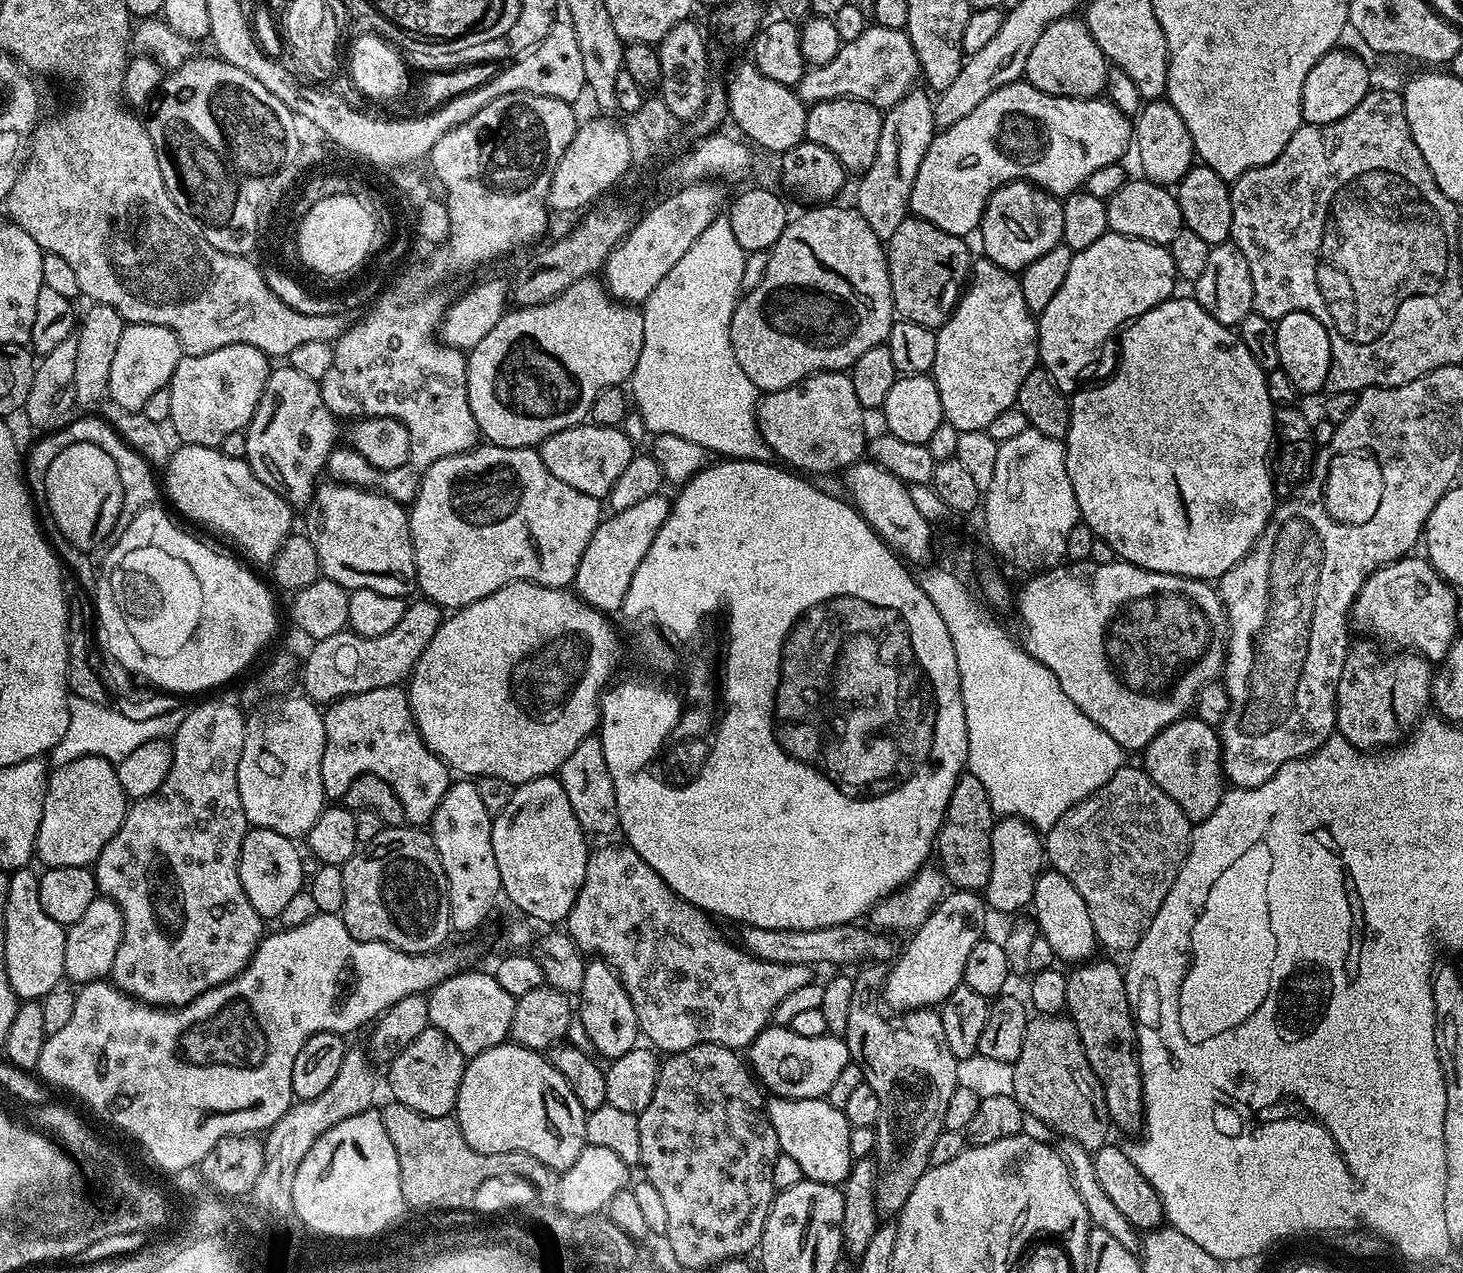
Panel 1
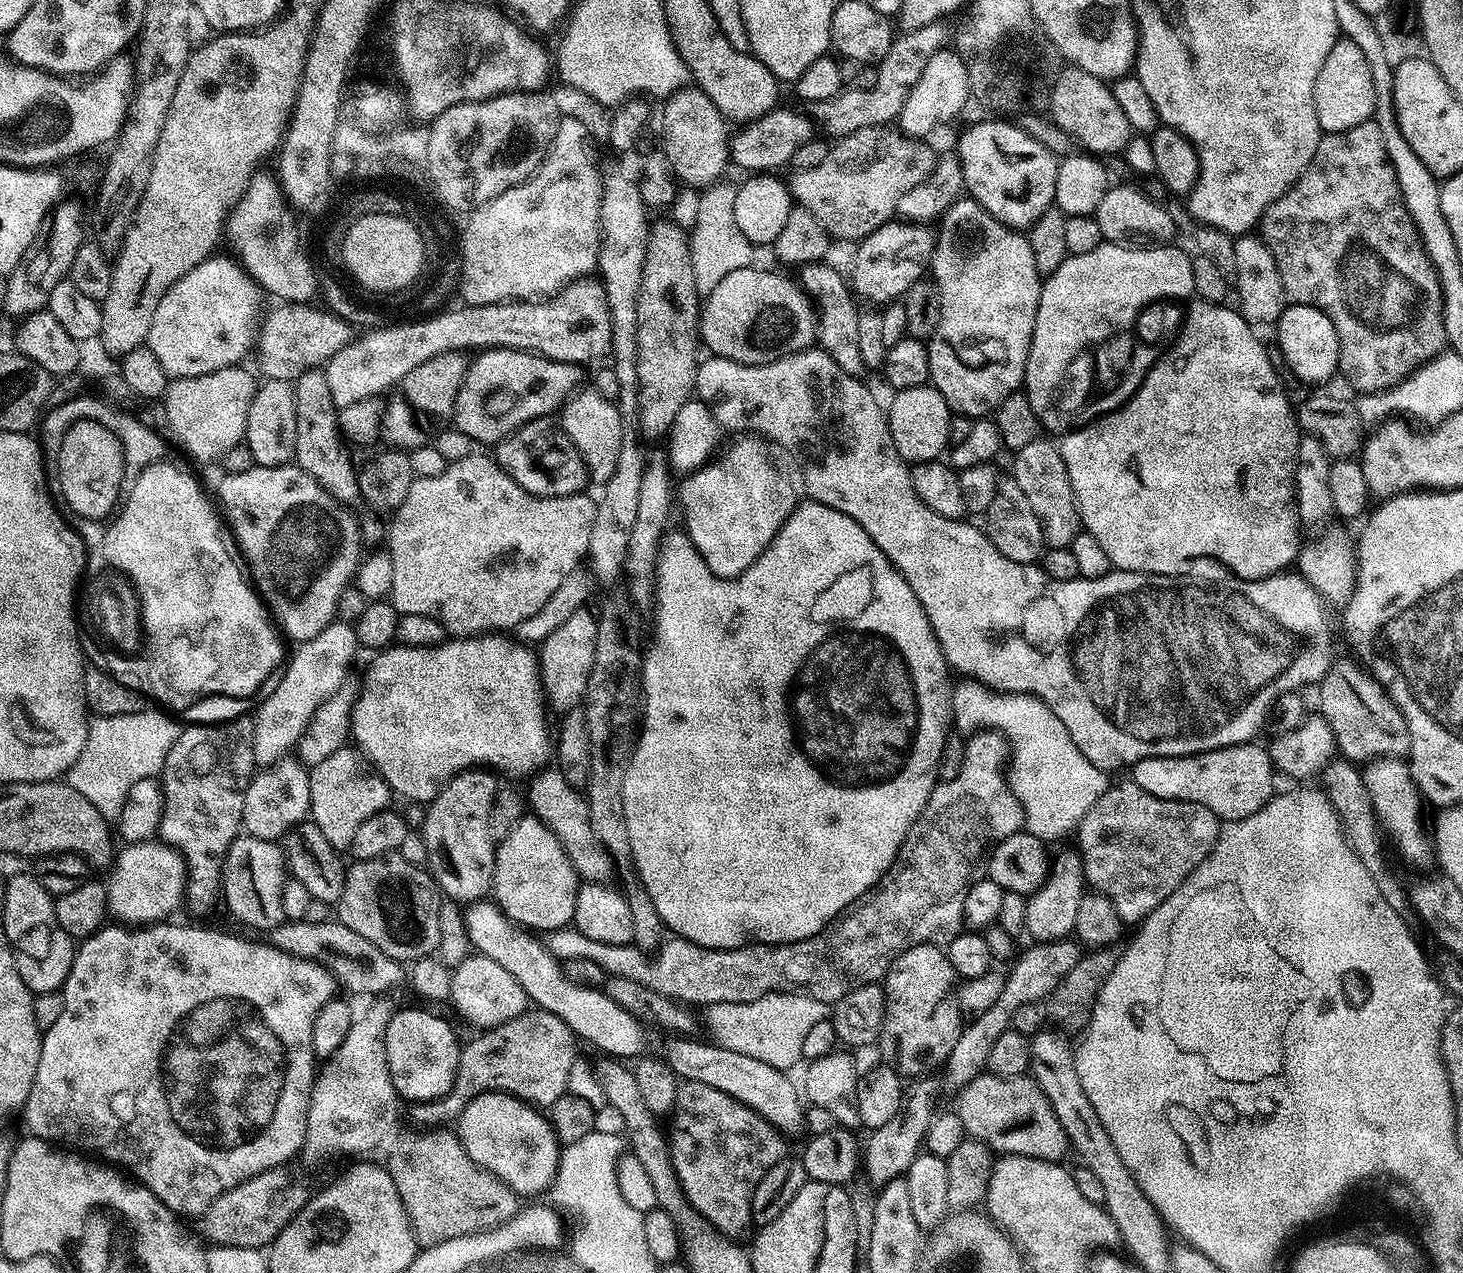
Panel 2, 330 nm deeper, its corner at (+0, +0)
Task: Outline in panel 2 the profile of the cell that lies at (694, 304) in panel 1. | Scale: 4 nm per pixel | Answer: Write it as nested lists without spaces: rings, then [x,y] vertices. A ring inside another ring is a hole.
[[[717,182],[709,184],[700,192],[700,201],[696,207],[696,219],[690,228],[692,245],[692,261],[694,262],[694,278],[698,282],[698,290],[702,294],[710,293],[726,274],[734,270],[753,267],[752,252],[754,245],[748,241],[746,234],[738,226],[734,218],[734,198],[737,185]]]

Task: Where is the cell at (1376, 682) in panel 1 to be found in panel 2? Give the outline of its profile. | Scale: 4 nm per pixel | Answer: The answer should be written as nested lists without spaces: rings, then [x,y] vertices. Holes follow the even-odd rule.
[[[1385,758],[1377,762],[1372,762],[1367,765],[1363,771],[1364,781],[1366,782],[1366,790],[1370,790],[1370,798],[1376,807],[1376,819],[1383,831],[1392,835],[1392,840],[1396,843],[1396,848],[1409,860],[1412,864],[1424,864],[1434,856],[1434,844],[1424,833],[1424,828],[1420,825],[1420,804],[1422,805],[1422,797],[1420,791],[1417,790],[1416,784],[1412,780],[1412,773],[1409,765],[1400,758]]]

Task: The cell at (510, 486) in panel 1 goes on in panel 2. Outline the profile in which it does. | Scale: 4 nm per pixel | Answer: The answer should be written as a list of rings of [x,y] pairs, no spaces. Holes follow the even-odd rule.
[[[473,454],[461,461],[454,461],[444,466],[437,476],[417,475],[410,486],[409,494],[405,501],[391,513],[392,525],[388,528],[388,545],[386,545],[388,556],[393,562],[393,586],[390,593],[390,603],[400,611],[401,616],[406,614],[426,614],[426,618],[434,618],[438,622],[442,622],[445,633],[451,634],[456,638],[479,638],[485,634],[500,634],[505,630],[515,630],[518,622],[526,622],[526,618],[530,618],[530,614],[538,614],[538,610],[542,610],[542,606],[546,606],[546,598],[550,598],[550,594],[554,594],[554,590],[558,590],[558,585],[562,582],[562,578],[566,578],[566,574],[577,571],[581,567],[582,561],[587,557],[588,547],[590,546],[590,526],[594,526],[594,514],[596,513],[596,500],[593,497],[584,496],[585,494],[577,494],[574,496],[535,496],[526,490],[522,490],[522,486],[518,486],[518,482],[514,482],[514,478],[510,478],[510,474],[506,474],[499,468],[495,459],[491,455],[480,456]]]

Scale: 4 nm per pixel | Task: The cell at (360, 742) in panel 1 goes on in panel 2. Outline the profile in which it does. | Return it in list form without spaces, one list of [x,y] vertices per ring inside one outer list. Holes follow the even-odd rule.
[[[355,747],[339,748],[334,754],[330,754],[330,758],[318,762],[318,766],[314,766],[308,776],[311,823],[316,824],[322,834],[326,834],[326,842],[330,842],[330,846],[337,850],[351,849],[358,826],[362,826],[366,818],[389,807],[388,783]]]

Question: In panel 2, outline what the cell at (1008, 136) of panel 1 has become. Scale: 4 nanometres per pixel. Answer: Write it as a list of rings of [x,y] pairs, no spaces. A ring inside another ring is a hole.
[[[896,223],[884,224],[855,245],[850,287],[861,301],[869,300],[872,303],[869,305],[872,306],[883,306],[899,301],[910,287],[908,272],[914,271],[919,264],[928,266],[932,263],[932,251],[936,249],[935,235],[924,236],[925,229],[919,225]]]

